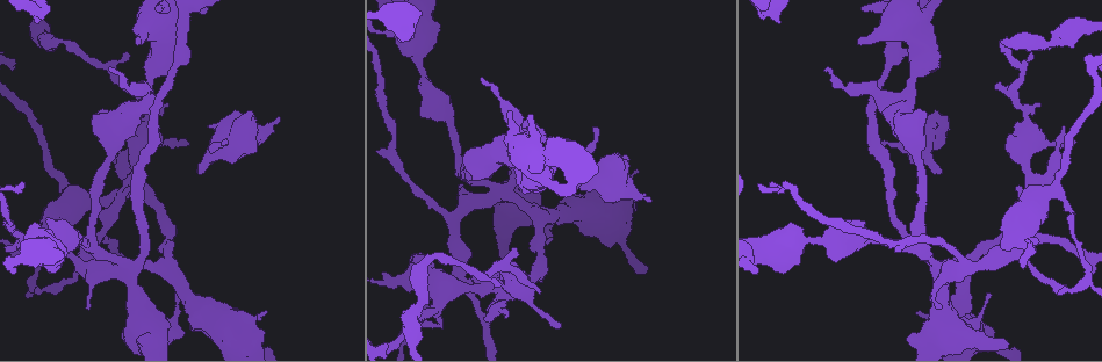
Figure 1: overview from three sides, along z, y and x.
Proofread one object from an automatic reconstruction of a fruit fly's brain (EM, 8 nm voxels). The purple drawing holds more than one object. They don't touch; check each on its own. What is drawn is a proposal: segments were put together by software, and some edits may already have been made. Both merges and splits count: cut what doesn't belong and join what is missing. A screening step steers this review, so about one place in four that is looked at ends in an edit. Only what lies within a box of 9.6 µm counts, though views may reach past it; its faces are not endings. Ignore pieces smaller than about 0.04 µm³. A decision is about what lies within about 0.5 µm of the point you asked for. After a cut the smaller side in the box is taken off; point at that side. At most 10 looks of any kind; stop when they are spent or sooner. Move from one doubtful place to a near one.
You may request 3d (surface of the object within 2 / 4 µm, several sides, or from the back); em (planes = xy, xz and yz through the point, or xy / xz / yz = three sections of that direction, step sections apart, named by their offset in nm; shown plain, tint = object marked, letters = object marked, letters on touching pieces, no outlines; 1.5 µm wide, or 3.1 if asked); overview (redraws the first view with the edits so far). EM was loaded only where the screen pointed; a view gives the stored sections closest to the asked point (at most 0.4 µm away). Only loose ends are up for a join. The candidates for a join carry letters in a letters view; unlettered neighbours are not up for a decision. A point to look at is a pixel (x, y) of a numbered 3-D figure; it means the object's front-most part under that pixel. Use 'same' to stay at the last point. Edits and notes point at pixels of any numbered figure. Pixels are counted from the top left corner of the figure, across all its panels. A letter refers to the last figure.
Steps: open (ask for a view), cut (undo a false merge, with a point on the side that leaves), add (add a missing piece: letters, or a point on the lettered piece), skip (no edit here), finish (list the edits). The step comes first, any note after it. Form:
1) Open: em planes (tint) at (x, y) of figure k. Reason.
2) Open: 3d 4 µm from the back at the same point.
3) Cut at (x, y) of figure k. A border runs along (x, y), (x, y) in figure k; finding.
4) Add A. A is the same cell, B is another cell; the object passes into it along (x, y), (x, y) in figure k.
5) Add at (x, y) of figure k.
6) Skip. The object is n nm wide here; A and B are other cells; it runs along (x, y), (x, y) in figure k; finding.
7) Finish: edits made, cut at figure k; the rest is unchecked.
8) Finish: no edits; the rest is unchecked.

Open: 3d 2 µm at (201, 173) of figure 1. An open end.

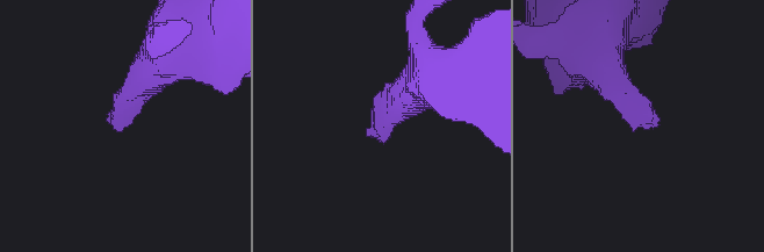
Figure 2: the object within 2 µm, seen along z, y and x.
Open: em yz step 8 (letters) at (128, 125) of figure 2. Now the EM.

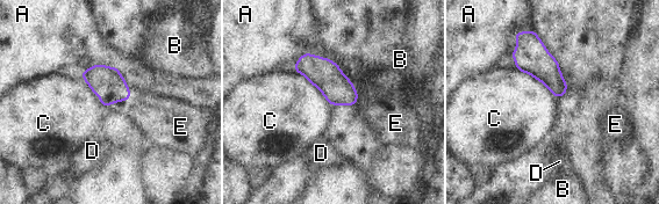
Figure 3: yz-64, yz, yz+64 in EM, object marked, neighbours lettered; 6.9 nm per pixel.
Open: em xy step 8 (letters) at the same point.

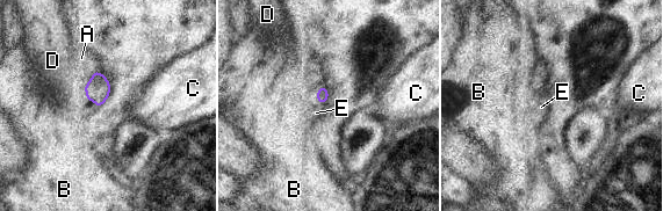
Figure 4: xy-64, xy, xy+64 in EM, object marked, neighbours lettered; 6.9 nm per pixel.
Add E. E is the same cell, A, B, C and D are other cells; the object passes into it along (322, 95), (323, 103), (316, 113) in figure 4; it goes on there.

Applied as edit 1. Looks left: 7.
Open: overview. See it whole again.

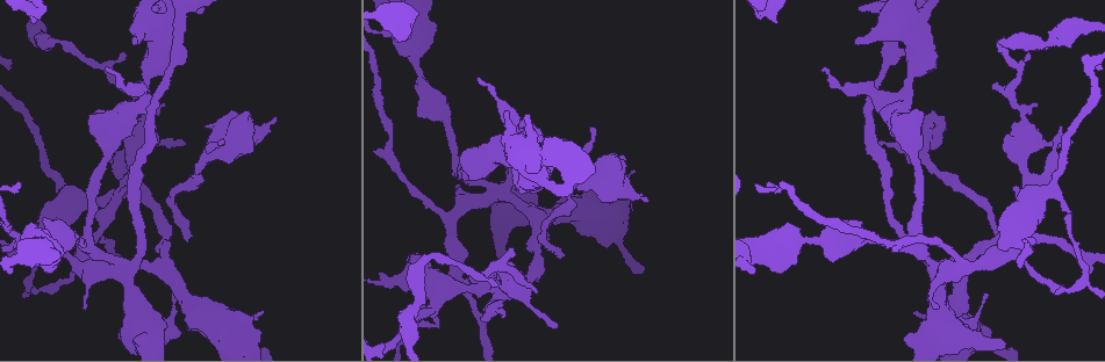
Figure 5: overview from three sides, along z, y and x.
Open: 3d 2 µm at (821, 71) of figure 5. Free end.

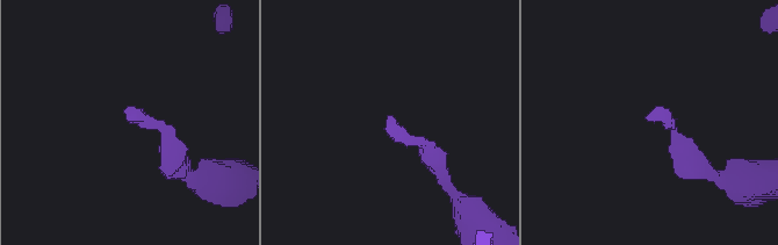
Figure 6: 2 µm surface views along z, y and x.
Open: em planes (letters) at (390, 116) of figure 6. Need the tissue.

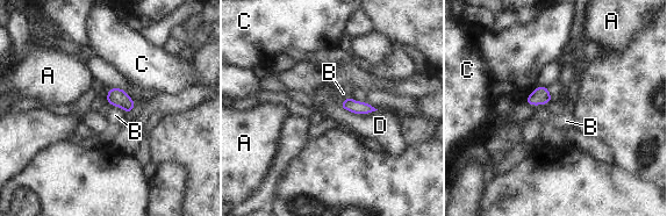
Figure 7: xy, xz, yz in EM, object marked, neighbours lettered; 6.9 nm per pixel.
Skip. A, B, C and D are other cells; a border runs along (538, 85), (524, 99) in figure 7; none of them fits.

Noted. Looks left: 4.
Open: 3d 4 µm at (776, 23) of figure 5. Long arm stops here.

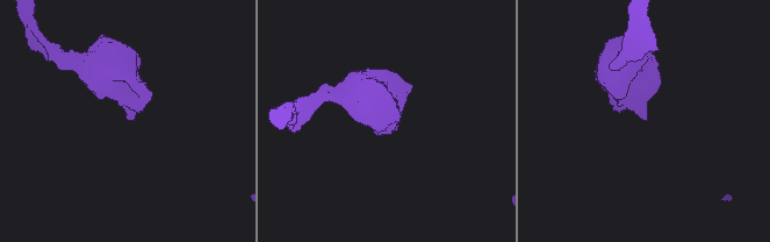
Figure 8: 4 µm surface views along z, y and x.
Open: em planes (letters) at (126, 118) of figure 8.

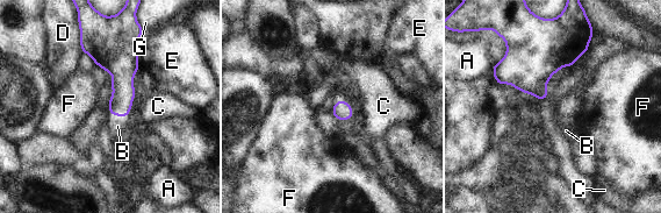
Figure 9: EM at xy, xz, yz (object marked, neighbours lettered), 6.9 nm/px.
Add B. B is the same cell, A, C, D, E, F and G are other cells; the object passes into it along (120, 105), (119, 115), (117, 126) in figure 9; the neuron continues.

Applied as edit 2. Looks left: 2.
Finish: edits made, add at figure 4, add at figure 9; the rest is unchecked.

